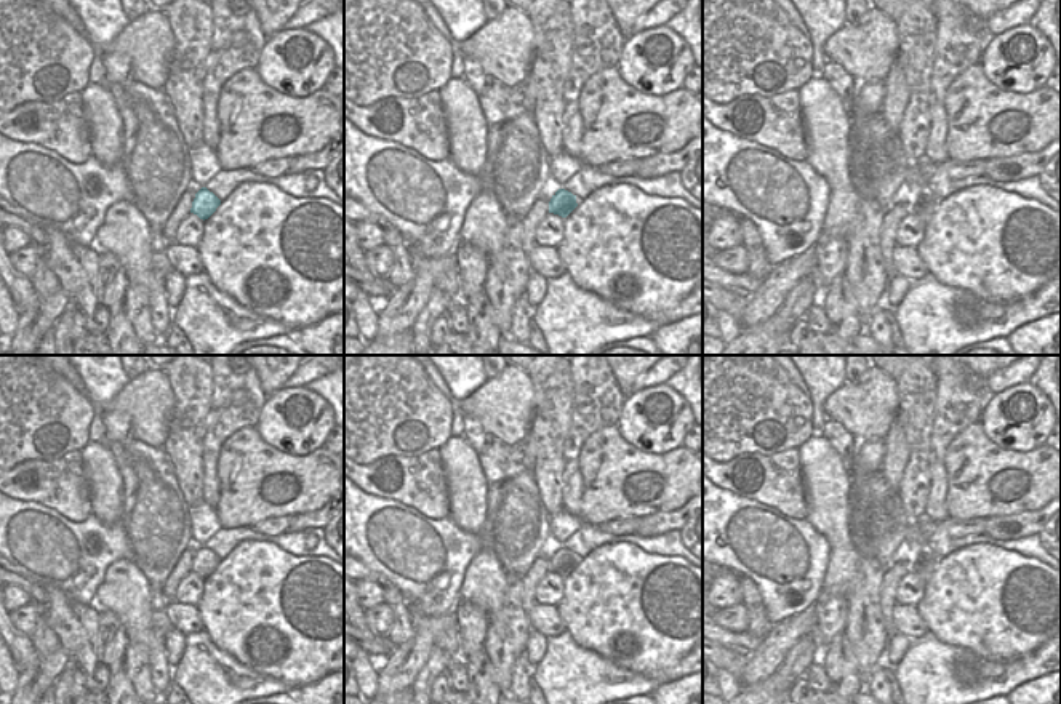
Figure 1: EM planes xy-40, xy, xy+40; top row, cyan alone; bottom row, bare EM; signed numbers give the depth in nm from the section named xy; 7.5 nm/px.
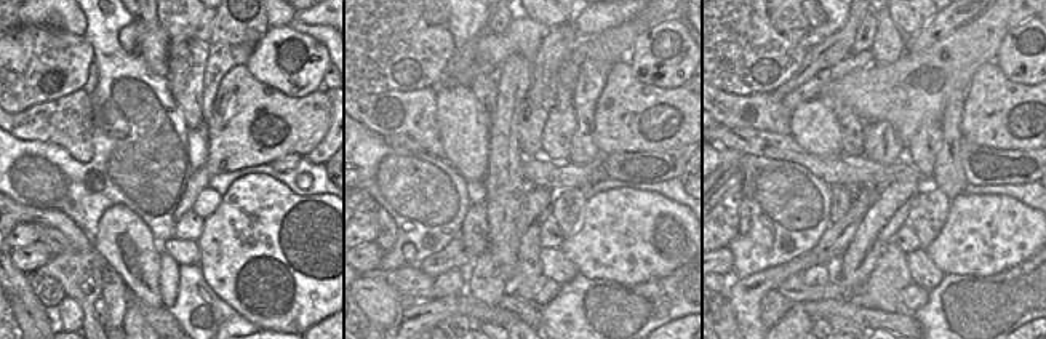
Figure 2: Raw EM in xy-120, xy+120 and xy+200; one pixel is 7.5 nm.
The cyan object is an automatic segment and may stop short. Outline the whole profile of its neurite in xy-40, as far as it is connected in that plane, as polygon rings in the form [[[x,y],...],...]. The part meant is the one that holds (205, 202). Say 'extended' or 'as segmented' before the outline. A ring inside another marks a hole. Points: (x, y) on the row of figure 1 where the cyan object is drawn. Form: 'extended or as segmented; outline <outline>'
as segmented; outline [[[202,187],[192,202],[190,213],[197,214],[200,219],[208,219],[216,208],[221,205],[221,200],[210,192],[206,187]]]

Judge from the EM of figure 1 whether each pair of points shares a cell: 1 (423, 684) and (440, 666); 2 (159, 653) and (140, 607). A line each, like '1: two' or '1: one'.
1: one
2: one

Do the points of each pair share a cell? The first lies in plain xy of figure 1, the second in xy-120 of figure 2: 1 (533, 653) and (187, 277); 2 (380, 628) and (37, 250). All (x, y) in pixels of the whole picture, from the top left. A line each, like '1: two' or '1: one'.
1: two
2: one

